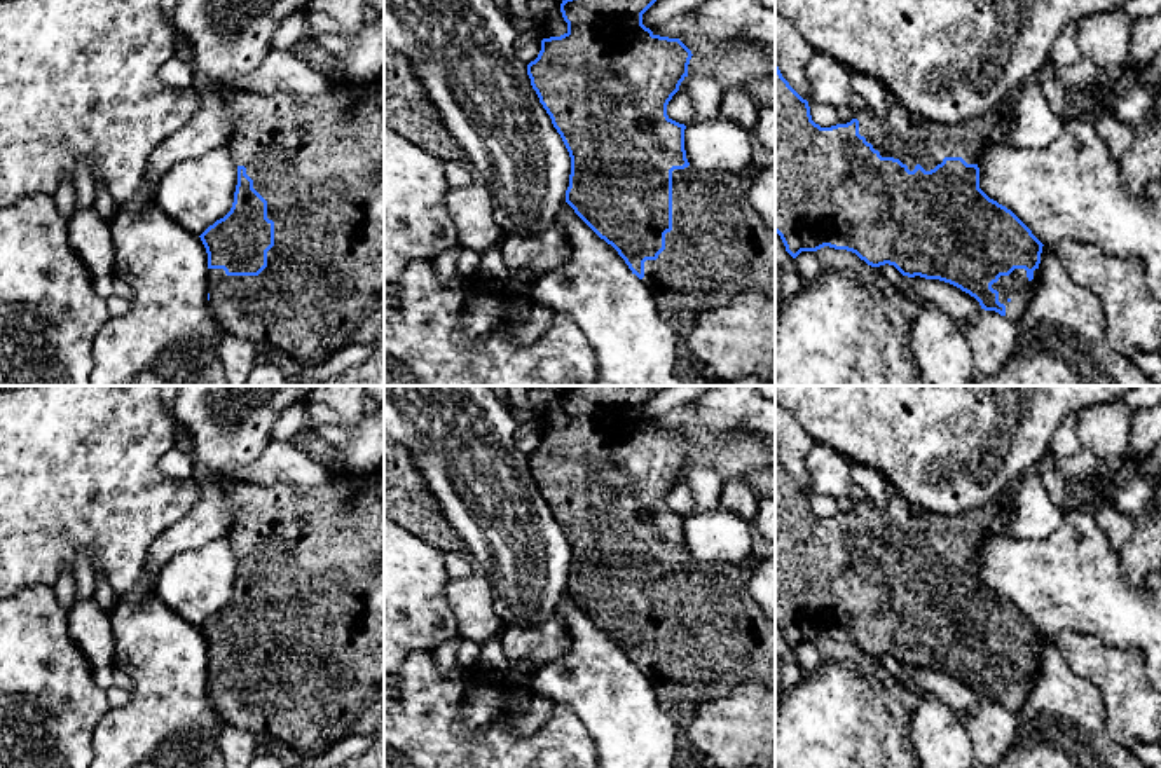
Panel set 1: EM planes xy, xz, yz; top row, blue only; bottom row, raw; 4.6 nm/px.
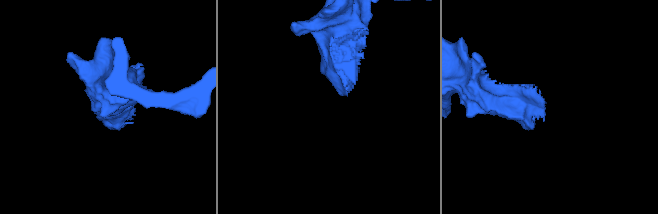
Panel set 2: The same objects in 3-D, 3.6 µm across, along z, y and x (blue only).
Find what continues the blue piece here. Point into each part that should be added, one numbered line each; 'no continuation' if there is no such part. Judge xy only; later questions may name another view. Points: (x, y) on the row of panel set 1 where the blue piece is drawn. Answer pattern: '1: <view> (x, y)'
1: xy (318, 161)

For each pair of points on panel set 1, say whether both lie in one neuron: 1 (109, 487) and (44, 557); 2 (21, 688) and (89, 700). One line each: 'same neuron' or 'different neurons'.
1: same neuron
2: same neuron

